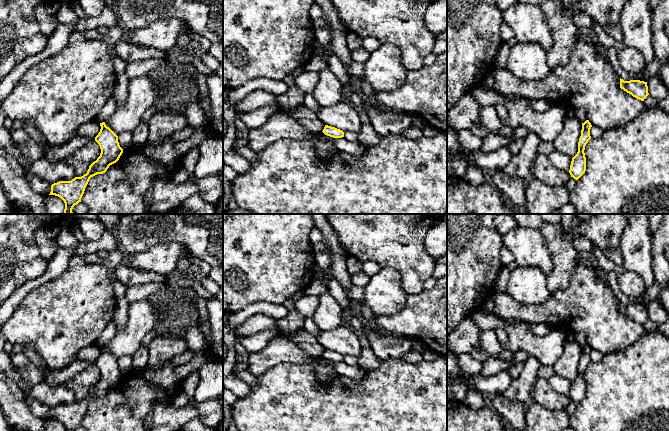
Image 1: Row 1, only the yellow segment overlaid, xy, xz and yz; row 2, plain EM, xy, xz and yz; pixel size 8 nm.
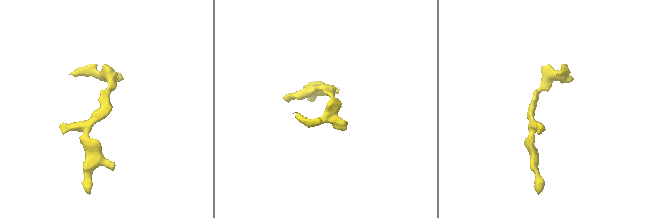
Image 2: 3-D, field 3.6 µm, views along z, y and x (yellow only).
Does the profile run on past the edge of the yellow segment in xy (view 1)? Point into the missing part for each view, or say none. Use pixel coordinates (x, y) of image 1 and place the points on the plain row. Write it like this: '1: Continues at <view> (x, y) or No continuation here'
1: No continuation here

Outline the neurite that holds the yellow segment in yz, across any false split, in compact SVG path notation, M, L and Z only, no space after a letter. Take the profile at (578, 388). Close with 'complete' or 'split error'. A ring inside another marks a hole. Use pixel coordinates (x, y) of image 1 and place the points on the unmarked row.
M589 344L582 347L581 360L578 366L578 376L572 382L569 397L571 401L578 404L586 395L586 381L585 381L585 370L591 363L590 353L592 349Z; complete

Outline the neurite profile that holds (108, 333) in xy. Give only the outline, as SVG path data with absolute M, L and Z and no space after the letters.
M110 321L106 328L102 331L95 345L97 345L98 347L104 346L108 341L110 341L115 336L116 330L117 326L115 325L114 321Z

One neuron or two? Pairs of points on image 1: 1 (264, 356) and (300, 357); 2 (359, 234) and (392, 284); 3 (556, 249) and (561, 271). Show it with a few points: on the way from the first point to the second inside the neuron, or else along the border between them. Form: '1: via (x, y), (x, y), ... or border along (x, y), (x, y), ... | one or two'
1: via (273, 356), (291, 356) | one
2: border along (382, 267), (393, 267), (400, 274), (401, 282) | two
3: via (561, 254), (561, 266) | one

